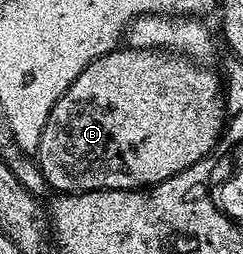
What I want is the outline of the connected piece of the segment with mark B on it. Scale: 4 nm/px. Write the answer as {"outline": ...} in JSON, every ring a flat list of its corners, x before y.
{"outline":[[128,46,118,47,117,51,109,52,105,56,95,58,71,82,71,86,55,102,51,114,47,118,47,126,43,126,41,131,41,141,35,153,35,159,43,178,47,178,50,189,57,194,76,194,78,192,99,192,102,188,123,188,126,190,144,190,152,185,163,182,183,170,193,168,195,162,199,162,203,157,210,155,218,147,223,129,227,124,227,109,225,106,225,97,223,95,223,80,220,75,217,76,211,69,205,68,204,63,198,62,184,54,178,54,160,48,131,48]]}

